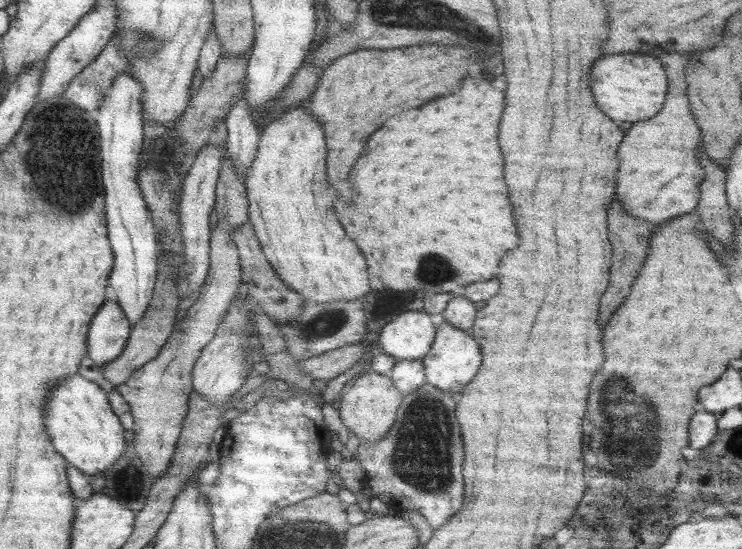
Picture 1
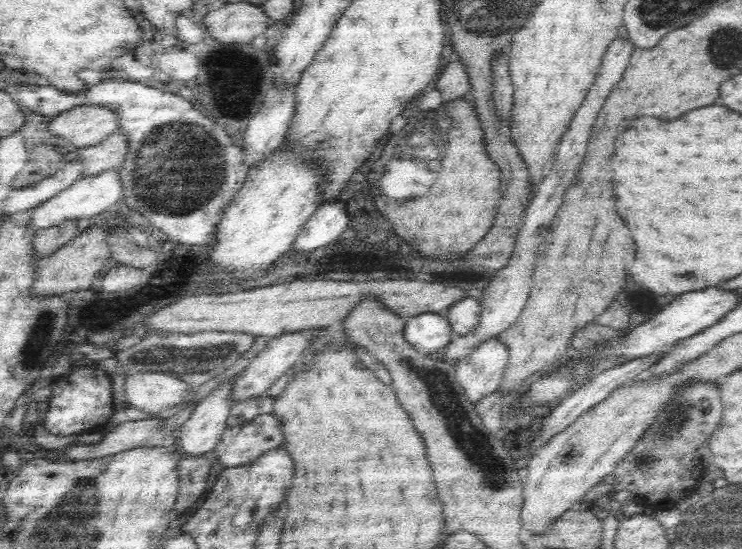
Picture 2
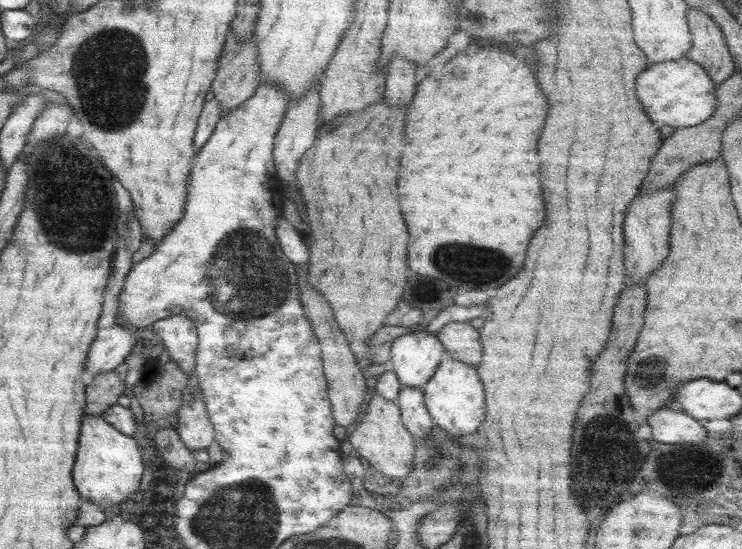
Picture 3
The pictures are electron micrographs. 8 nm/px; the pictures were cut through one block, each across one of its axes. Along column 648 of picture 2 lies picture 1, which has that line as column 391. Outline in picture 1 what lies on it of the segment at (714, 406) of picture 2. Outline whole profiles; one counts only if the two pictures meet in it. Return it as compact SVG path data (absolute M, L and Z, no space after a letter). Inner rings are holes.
M431 384L419 386L413 394L403 396L397 416L393 426L389 428L387 434L383 434L381 440L377 442L359 442L355 448L353 460L359 462L359 466L365 472L365 482L363 488L371 492L373 498L381 500L391 508L393 514L405 512L405 510L415 510L419 512L427 524L433 528L433 532L443 526L445 520L449 520L451 514L455 514L461 508L463 500L463 484L461 484L461 438L459 438L459 428L453 416L453 396L445 394L441 390L435 390Z

